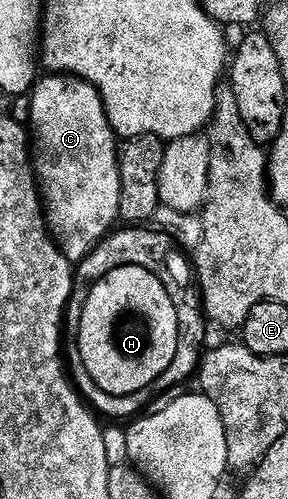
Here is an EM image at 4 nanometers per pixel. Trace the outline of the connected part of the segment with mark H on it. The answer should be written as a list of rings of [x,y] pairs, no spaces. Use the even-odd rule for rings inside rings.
[[[122,267],[121,269],[113,269],[113,273],[109,273],[101,281],[90,284],[87,300],[83,303],[83,312],[79,315],[79,359],[83,362],[83,367],[87,370],[86,378],[97,384],[101,389],[105,389],[105,393],[109,393],[112,397],[120,395],[132,395],[138,391],[145,391],[154,388],[155,382],[162,380],[168,369],[175,364],[175,358],[179,352],[179,318],[177,317],[177,304],[173,298],[172,292],[169,290],[168,284],[156,272],[145,269],[144,267]]]

